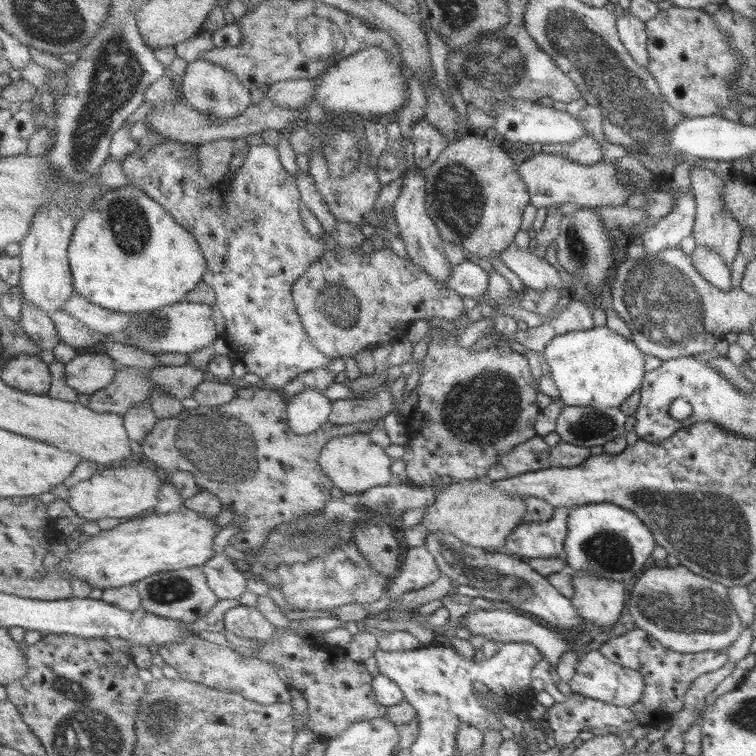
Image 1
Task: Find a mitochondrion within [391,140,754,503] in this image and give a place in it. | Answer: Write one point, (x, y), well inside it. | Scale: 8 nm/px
(667, 304)

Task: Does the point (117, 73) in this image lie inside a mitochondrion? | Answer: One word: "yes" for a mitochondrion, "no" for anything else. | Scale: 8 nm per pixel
yes

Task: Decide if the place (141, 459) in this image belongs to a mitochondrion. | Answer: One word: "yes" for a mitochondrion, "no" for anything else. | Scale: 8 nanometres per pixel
no

